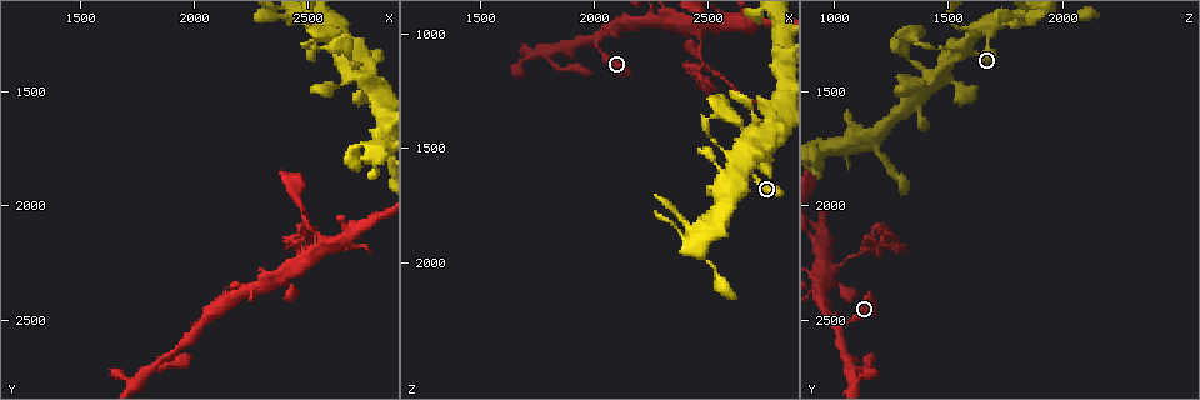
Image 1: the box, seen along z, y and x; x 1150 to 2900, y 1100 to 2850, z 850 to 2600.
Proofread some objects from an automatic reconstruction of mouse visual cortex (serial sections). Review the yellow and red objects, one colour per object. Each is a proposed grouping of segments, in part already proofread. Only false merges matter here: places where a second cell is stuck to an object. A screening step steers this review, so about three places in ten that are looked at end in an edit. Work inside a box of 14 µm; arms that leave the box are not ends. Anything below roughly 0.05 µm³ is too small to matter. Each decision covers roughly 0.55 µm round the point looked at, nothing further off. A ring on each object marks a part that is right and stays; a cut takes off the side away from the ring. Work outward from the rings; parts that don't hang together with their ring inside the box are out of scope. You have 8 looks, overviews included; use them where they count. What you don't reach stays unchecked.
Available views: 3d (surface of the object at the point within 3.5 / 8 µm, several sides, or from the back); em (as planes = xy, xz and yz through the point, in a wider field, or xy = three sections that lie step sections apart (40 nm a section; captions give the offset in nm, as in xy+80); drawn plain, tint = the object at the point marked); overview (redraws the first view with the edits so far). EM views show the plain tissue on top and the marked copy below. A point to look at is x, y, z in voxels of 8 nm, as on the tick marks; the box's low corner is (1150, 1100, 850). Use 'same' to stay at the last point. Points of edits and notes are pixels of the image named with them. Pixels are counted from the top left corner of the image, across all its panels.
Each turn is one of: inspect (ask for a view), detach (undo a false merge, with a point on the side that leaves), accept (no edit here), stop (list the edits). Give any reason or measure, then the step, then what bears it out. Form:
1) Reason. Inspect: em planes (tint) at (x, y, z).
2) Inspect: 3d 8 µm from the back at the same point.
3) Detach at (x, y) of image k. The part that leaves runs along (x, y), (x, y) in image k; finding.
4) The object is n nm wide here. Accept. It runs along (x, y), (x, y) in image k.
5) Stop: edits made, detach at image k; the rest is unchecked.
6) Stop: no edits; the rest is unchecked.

Arms part here. Inspect: 3d 3.5 µm at (2680, 1310, 1580).

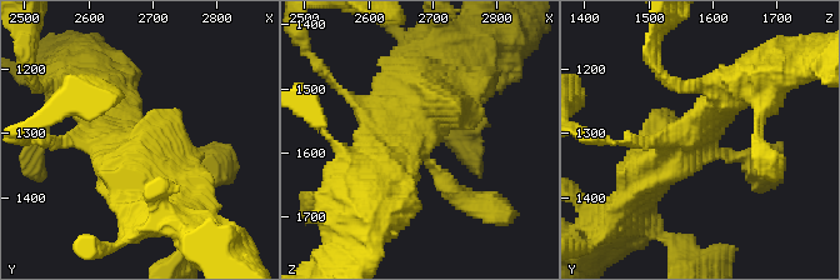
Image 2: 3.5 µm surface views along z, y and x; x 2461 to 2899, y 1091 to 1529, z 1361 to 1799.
4 arms meet here; the arms are 250, 300, 500, 600 nm wide. Inspect: em xy step 2 (tint) at (2675, 1305, 1585).

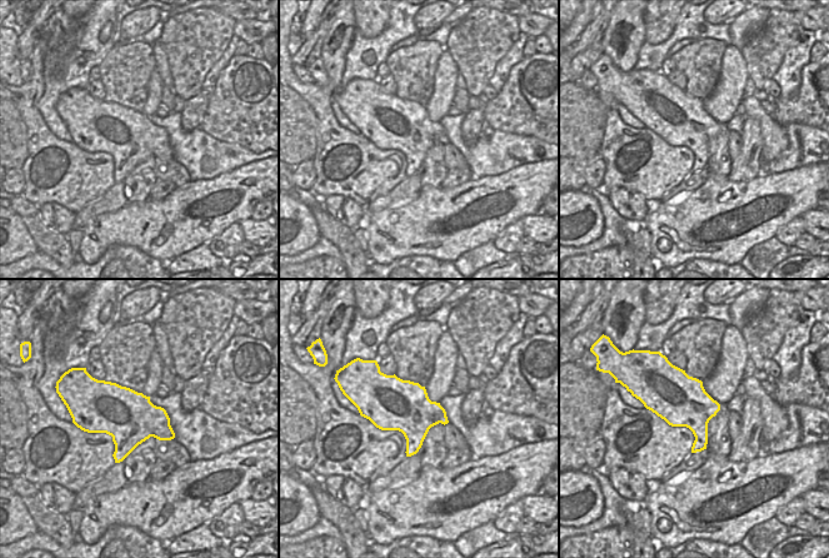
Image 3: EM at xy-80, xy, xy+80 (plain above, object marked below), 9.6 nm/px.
Accept. It runs along (464, 201), (414, 148), (440, 86) in image 2; one cell here.

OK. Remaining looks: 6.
Abrupt turn. Inspect: 3d 3.5 µm at (2540, 1270, 1340).

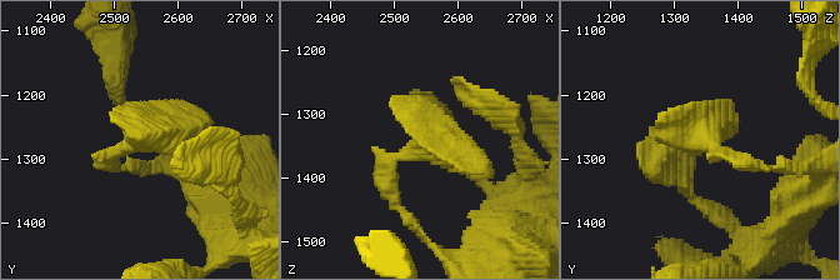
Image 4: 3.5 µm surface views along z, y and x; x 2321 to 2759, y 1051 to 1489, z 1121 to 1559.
Inspect: em xy step 3 (tint) at (2550, 1265, 1340).

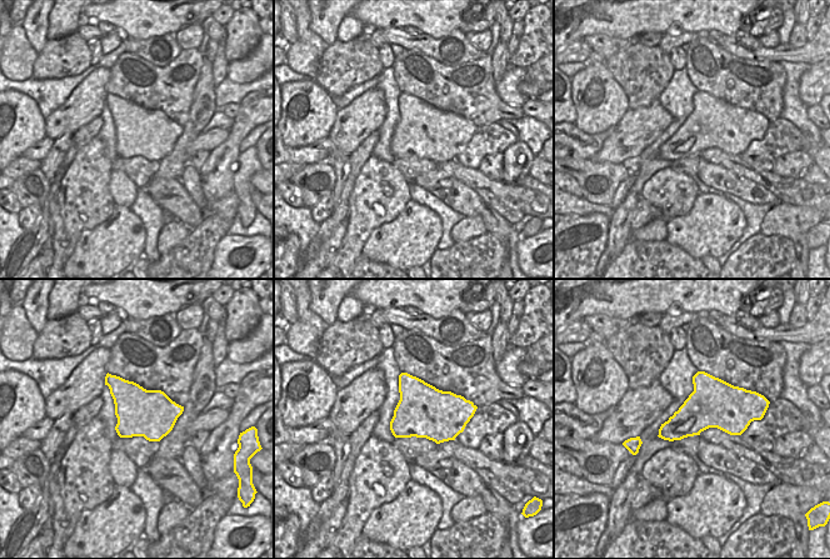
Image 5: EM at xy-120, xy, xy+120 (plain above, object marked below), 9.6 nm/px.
Accept. It runs along (111, 163), (208, 118) in image 4; one cell here.

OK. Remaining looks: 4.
Three arms meet. Inspect: 3d 3.5 µm from the back at (2020, 2530, 1040).

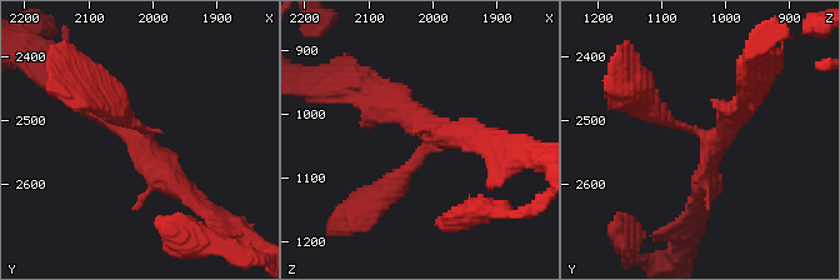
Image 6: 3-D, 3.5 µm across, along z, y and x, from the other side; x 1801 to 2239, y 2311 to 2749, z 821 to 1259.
3 arms meet here; the arms are 250, 300, 300 nm wide; now the EM. Inspect: em xy step 1 (tint) at (2015, 2530, 1025).

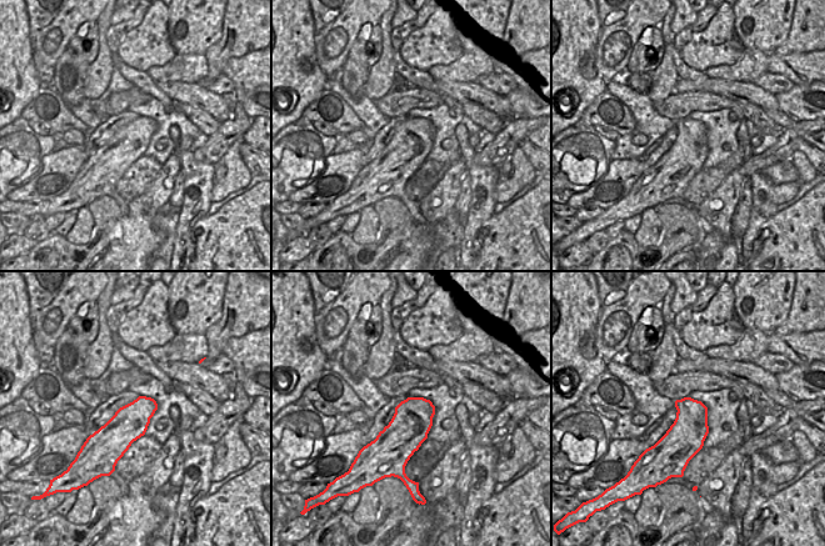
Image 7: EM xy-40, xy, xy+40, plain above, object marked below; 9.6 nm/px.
Accept. It runs along (386, 193), (425, 135), (364, 90) in image 6; continuous, no second cell.

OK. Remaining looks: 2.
Abrupt turn. Inspect: 3d 8 µm at (1700, 2750, 1120).

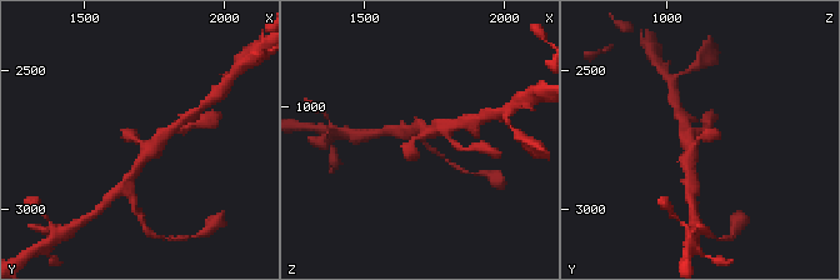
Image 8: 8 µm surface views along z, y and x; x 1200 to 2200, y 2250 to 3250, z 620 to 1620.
Inspect: em xy step 2 (tint) at (1700, 2760, 1110).

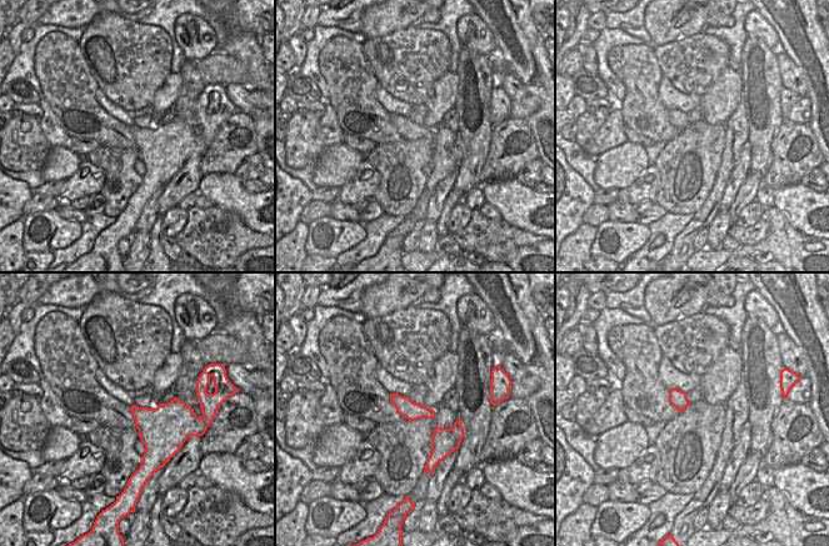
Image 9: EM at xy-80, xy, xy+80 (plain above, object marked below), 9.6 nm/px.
Accept. All the same cell.

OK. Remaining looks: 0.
Stop: no edits; the rest is unchecked.

